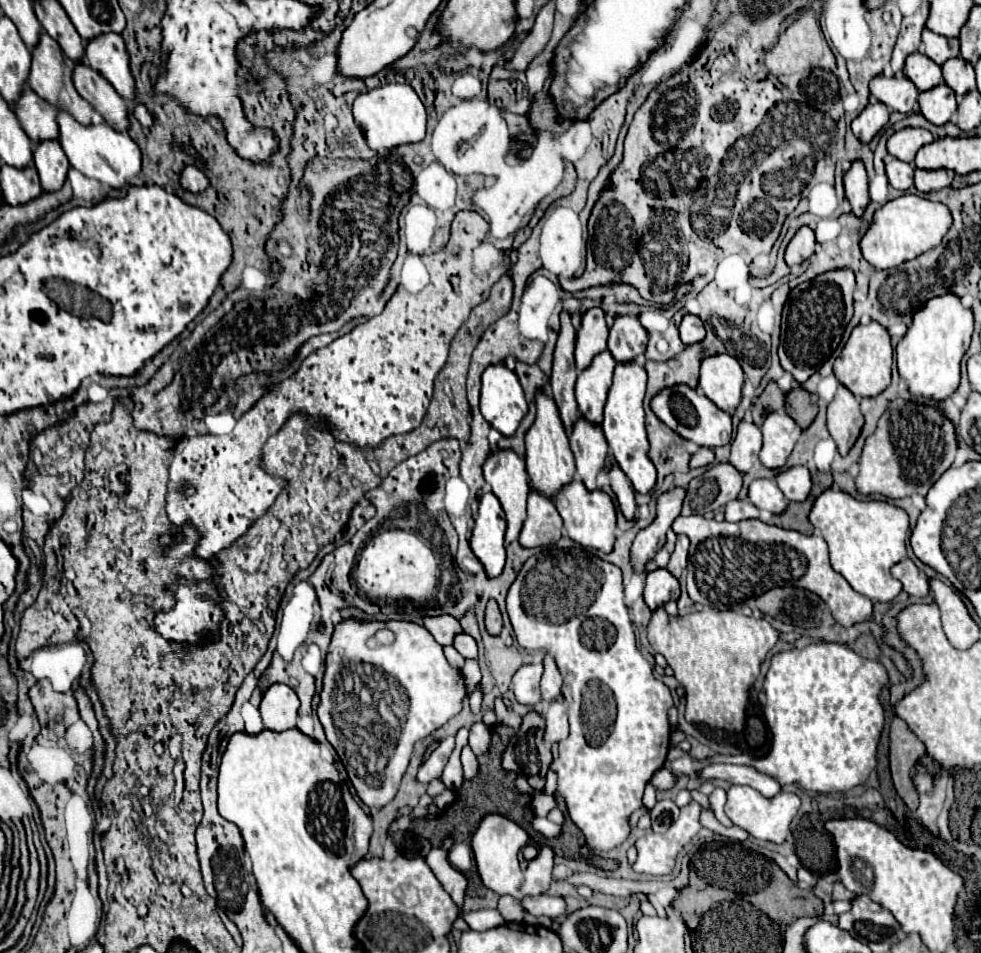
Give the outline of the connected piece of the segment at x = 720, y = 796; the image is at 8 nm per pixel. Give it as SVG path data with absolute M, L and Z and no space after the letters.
M715 788L715 792L709 796L709 802L711 802L711 808L717 816L717 820L725 826L731 826L731 820L725 816L724 806L725 806L725 790L721 788Z

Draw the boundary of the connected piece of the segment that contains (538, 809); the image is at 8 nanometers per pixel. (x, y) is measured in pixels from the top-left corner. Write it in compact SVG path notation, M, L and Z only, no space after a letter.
M539 794L533 798L531 807L536 816L546 817L552 809L557 807L557 803L553 795Z

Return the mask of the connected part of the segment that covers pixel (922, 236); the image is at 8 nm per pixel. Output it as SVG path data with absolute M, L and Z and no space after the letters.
M903 194L875 210L871 226L861 238L861 252L865 260L879 270L895 268L903 264L905 260L911 260L935 248L945 236L945 232L949 230L949 226L951 226L951 214L947 206L943 206L941 202L931 202L927 198L913 196L913 194Z

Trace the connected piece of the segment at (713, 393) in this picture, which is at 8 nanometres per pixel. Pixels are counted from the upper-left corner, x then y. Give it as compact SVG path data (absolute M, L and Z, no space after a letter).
M715 354L701 360L699 388L721 410L733 412L741 400L743 370L741 364L729 354Z

